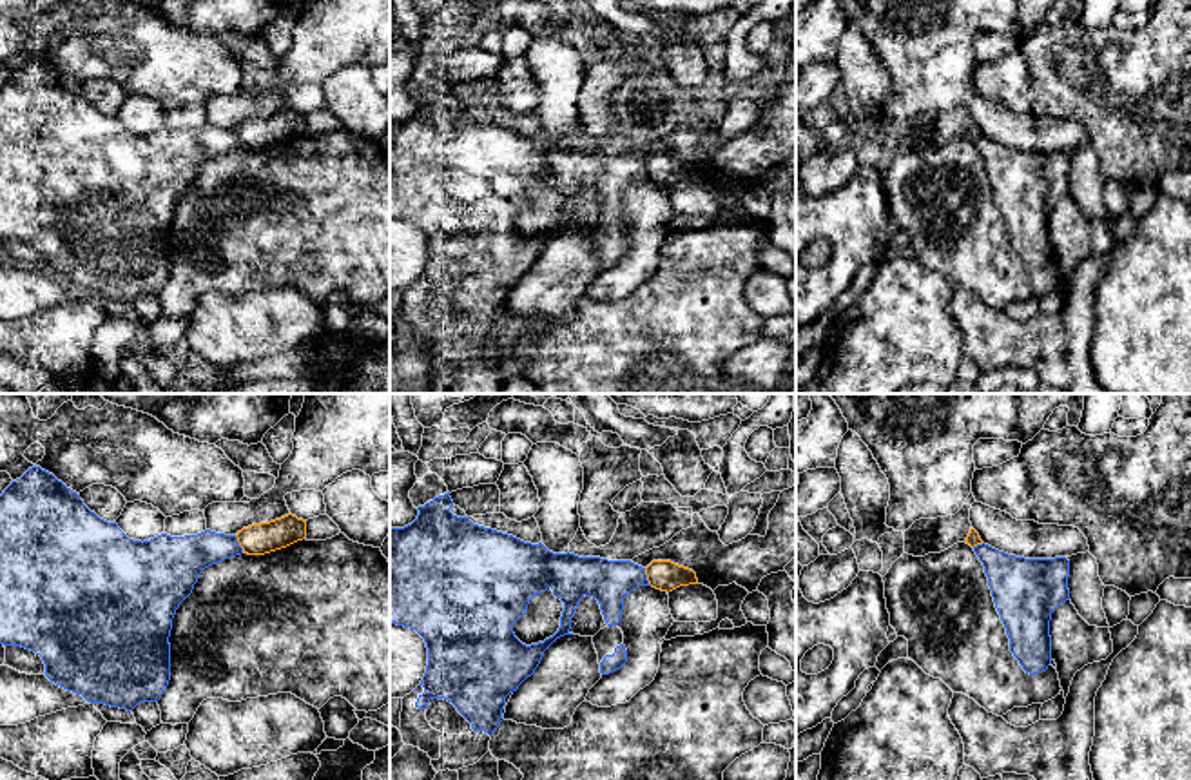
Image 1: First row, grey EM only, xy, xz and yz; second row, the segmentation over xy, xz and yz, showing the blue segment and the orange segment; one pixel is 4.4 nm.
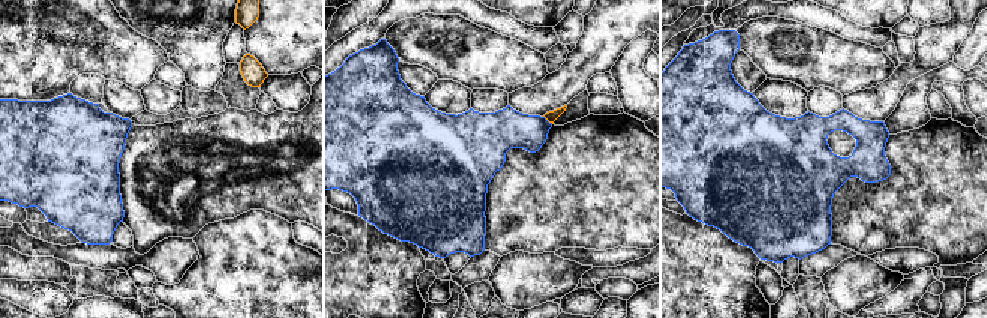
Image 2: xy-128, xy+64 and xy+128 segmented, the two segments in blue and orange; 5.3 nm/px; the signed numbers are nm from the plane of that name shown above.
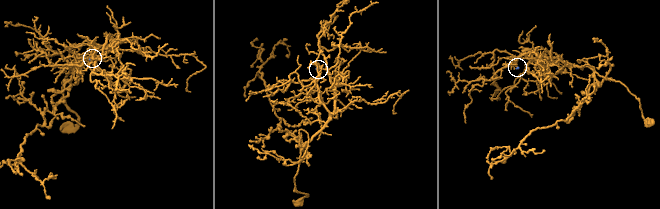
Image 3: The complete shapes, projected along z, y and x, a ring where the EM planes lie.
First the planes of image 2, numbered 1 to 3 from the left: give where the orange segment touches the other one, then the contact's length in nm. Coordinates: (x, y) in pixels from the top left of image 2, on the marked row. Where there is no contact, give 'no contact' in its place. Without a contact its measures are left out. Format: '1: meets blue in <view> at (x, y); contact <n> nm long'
1: no contact
2: meets blue in xy+64 at (546, 120); contact 70 nm long
3: no contact

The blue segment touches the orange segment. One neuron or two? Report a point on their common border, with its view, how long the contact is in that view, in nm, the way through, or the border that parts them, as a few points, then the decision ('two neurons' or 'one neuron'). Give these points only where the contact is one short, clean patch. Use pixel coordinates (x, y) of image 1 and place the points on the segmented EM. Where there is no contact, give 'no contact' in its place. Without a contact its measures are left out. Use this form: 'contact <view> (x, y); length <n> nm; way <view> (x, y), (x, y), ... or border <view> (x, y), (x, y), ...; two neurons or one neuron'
contact xz (646, 577); length 90 nm; border xz (644, 568), (646, 579), (651, 584); two neurons

